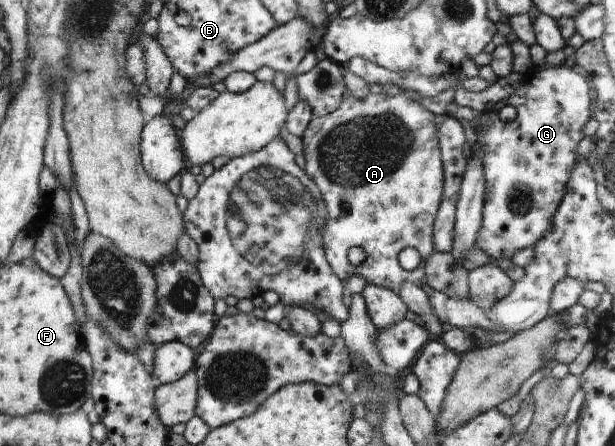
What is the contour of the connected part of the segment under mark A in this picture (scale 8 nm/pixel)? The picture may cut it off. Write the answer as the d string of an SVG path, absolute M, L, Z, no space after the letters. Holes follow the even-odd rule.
M348 91L348 94L341 102L341 105L335 111L332 111L323 117L313 118L304 131L304 134L302 135L304 147L302 154L306 159L304 172L319 188L326 207L326 222L322 227L323 251L325 251L331 269L333 269L335 275L337 275L340 280L344 281L347 277L351 277L351 275L362 275L367 280L368 284L375 284L393 290L396 294L399 293L400 285L403 281L410 281L418 286L422 286L426 283L426 275L423 269L425 264L422 263L417 269L405 271L397 261L397 254L402 249L405 249L405 247L413 247L413 249L417 249L419 252L422 261L425 261L427 256L437 249L434 246L434 223L437 221L438 209L442 203L442 191L444 188L444 165L442 162L441 148L439 147L438 127L436 126L437 117L437 115L427 110L424 106L421 106L406 93L391 97L384 92L381 94L370 92L365 99L360 100ZM351 247L361 247L361 249L364 249L365 253L367 253L365 261L358 266L351 265L347 258L347 254Z

